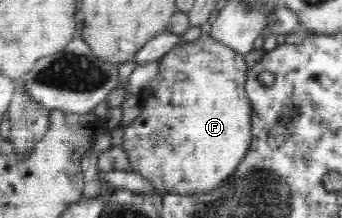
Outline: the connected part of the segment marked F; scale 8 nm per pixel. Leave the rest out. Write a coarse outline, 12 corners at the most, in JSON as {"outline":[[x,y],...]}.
{"outline":[[209,23],[158,61],[133,172],[205,195],[252,143],[244,54]]}

